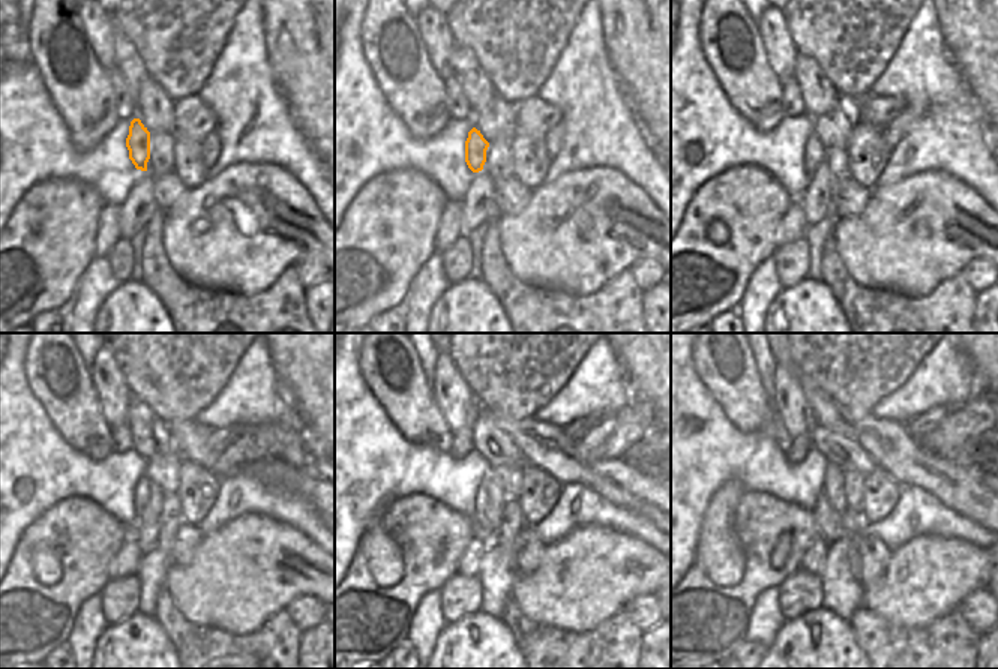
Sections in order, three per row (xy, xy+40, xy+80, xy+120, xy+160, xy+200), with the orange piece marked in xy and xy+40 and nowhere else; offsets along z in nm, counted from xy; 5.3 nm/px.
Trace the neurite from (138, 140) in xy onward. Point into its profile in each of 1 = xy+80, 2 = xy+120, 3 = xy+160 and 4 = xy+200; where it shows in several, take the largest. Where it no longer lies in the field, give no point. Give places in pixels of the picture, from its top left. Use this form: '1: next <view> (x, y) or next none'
1: next xy+80 (814, 152)
2: next xy+120 (141, 495)
3: next xy+160 (483, 530)
4: next xy+200 (827, 521)

